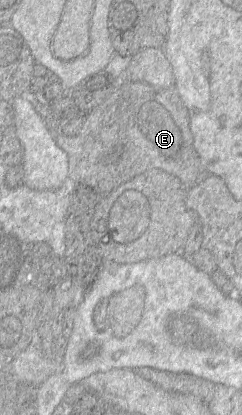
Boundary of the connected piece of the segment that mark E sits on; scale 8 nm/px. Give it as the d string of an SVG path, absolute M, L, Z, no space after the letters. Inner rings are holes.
M122 82L105 102L85 116L83 126L76 136L60 134L55 136L55 140L68 155L69 183L86 182L101 196L153 169L178 178L186 189L200 184L206 175L214 175L205 171L195 151L189 114L175 86L156 89L143 82Z

